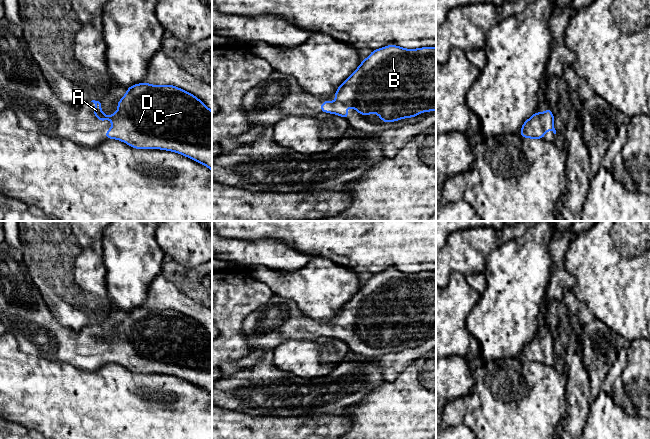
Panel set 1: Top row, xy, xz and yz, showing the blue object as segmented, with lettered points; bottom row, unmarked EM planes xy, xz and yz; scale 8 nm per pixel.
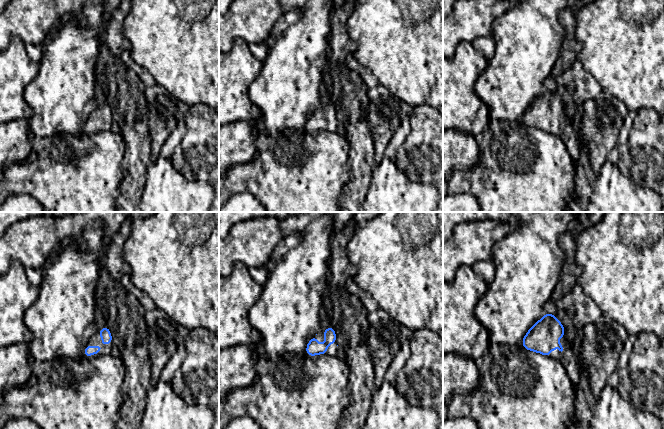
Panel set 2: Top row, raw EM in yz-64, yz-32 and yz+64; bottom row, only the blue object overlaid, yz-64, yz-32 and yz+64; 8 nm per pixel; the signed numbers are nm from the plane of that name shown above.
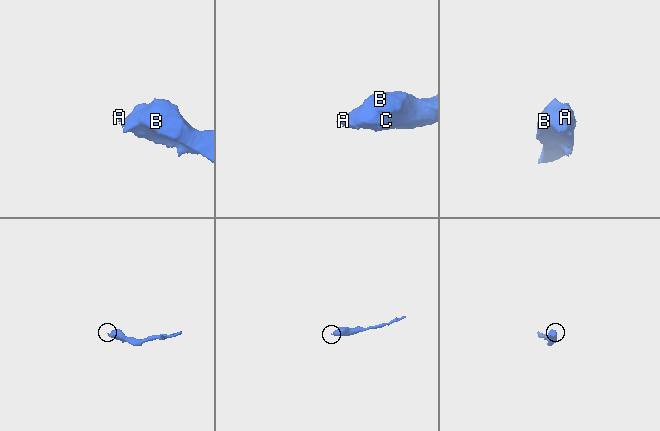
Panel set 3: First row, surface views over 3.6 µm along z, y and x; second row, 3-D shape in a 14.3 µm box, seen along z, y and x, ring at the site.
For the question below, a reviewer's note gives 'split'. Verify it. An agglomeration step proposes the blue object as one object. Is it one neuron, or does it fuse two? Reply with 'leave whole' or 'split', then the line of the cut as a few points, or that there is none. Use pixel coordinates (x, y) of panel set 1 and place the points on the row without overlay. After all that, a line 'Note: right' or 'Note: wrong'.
leave whole | no cut
Note: wrong

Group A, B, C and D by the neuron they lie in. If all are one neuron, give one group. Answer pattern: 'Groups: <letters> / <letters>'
Groups: A B C D

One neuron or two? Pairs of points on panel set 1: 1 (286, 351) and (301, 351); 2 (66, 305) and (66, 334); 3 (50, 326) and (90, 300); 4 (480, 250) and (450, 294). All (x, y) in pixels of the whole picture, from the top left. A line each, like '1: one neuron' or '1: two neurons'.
1: one neuron
2: two neurons
3: two neurons
4: two neurons

